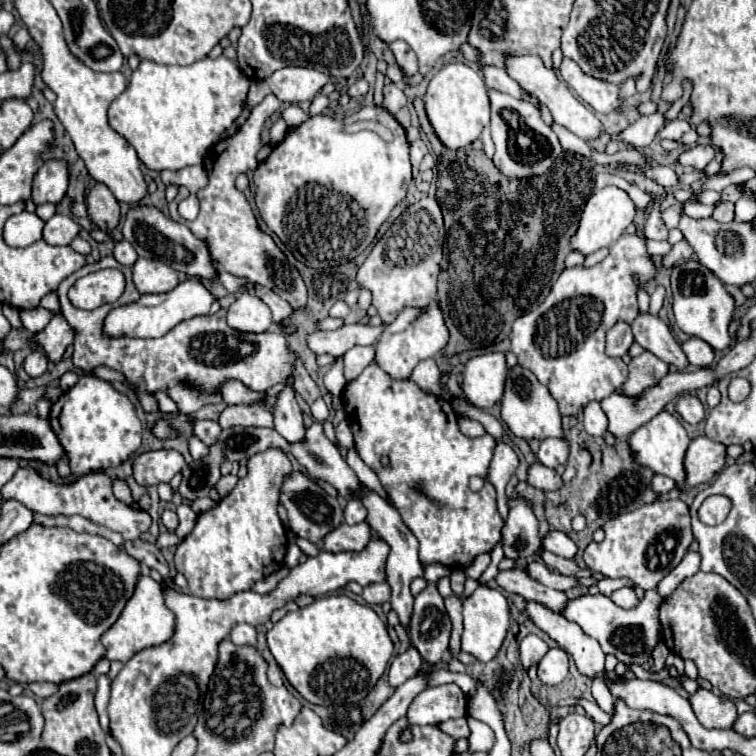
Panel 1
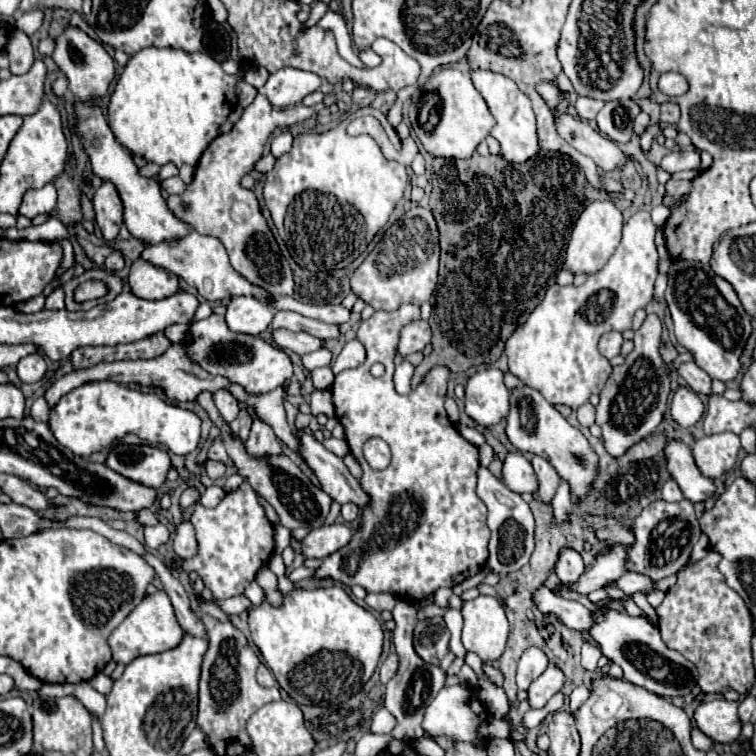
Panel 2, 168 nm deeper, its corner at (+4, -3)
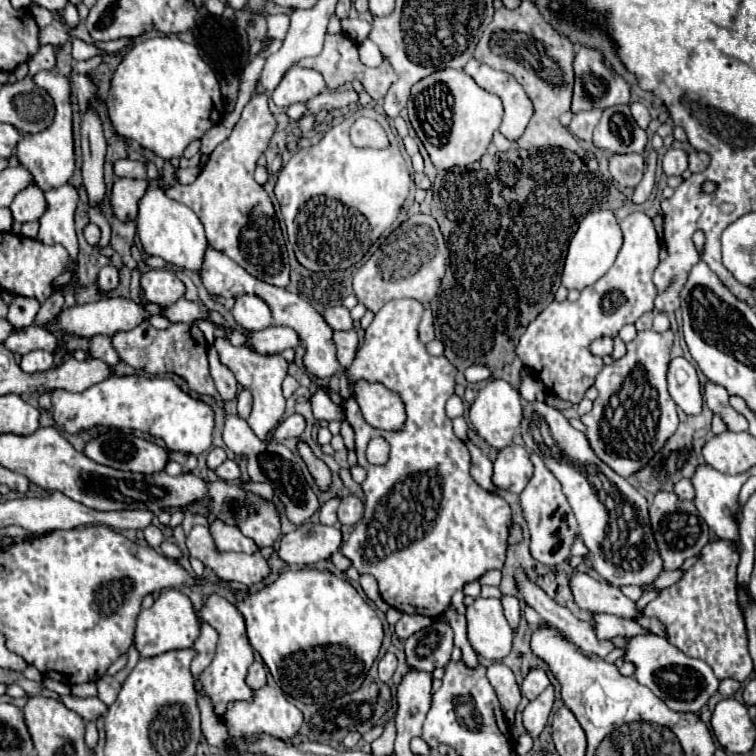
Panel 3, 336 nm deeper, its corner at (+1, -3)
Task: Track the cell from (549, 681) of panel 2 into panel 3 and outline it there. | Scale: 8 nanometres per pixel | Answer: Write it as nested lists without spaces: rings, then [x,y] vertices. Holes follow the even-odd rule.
[[[549,686],[543,694],[539,694],[533,702],[529,702],[527,708],[523,710],[523,726],[531,738],[537,738],[543,732],[547,718],[551,714],[551,708],[553,708],[553,698],[555,698],[553,686]]]

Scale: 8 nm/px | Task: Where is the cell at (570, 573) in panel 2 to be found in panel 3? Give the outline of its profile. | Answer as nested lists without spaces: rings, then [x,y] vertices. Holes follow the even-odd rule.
[[[575,572],[571,576],[571,592],[575,596],[575,602],[591,612],[605,612],[627,620],[633,620],[641,614],[637,604],[623,596],[617,586],[595,580],[589,574]]]

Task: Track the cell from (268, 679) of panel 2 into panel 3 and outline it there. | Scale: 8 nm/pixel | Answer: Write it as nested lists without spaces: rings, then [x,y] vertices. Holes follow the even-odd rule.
[[[253,662],[251,666],[249,666],[249,670],[247,670],[247,676],[245,676],[245,682],[247,682],[247,686],[251,686],[251,688],[261,688],[261,686],[265,686],[265,682],[267,682],[267,678],[265,678],[265,666],[263,666],[263,662]]]

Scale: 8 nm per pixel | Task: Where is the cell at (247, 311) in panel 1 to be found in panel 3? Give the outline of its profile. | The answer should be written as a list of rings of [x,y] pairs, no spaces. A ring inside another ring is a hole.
[[[237,296],[237,302],[231,310],[233,318],[243,330],[263,330],[273,324],[273,316],[269,306],[259,296]]]

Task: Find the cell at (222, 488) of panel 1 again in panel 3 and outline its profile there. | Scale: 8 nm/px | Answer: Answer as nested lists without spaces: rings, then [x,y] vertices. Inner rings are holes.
[[[225,460],[217,470],[215,470],[217,478],[221,480],[229,480],[229,482],[235,482],[235,480],[241,480],[241,470],[237,466],[235,460]]]

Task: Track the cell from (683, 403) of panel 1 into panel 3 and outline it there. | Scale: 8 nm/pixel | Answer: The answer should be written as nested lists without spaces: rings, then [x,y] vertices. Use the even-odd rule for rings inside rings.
[[[677,356],[669,362],[667,368],[667,386],[673,402],[685,412],[685,414],[699,414],[703,406],[703,394],[701,394],[701,382],[695,372],[695,366],[683,358]]]

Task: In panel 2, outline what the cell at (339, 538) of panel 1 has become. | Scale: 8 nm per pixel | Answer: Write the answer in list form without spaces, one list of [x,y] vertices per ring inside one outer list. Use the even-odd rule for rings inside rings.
[[[344,524],[320,526],[308,532],[302,540],[302,554],[306,558],[326,558],[332,552],[344,548],[352,540],[354,532]]]

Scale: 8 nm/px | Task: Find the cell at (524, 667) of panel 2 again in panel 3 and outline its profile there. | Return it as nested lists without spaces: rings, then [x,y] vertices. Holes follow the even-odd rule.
[[[533,668],[533,670],[525,676],[523,686],[521,686],[521,692],[523,692],[523,696],[527,696],[529,700],[535,700],[547,686],[549,686],[547,674],[545,674],[541,668]]]

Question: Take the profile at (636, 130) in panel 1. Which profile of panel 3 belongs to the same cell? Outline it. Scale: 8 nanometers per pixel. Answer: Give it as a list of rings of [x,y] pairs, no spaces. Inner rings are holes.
[[[635,102],[635,104],[629,104],[629,108],[631,108],[631,114],[633,114],[635,122],[637,122],[641,128],[647,128],[647,124],[651,122],[651,114],[649,114],[647,106],[641,104],[641,102]]]

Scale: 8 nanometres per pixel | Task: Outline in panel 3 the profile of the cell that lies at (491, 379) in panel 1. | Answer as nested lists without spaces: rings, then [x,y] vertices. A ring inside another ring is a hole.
[[[489,380],[485,384],[485,388],[481,388],[481,392],[477,394],[469,418],[477,430],[477,434],[495,450],[503,450],[507,446],[513,444],[513,436],[519,430],[521,418],[523,418],[523,406],[521,406],[521,396],[515,388],[511,388],[511,384],[507,384],[505,380]]]

